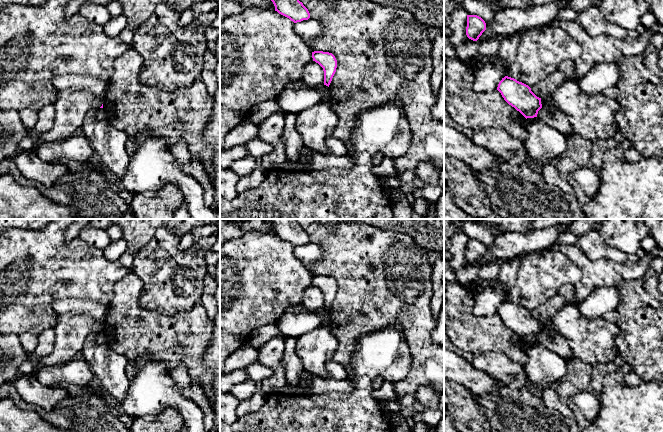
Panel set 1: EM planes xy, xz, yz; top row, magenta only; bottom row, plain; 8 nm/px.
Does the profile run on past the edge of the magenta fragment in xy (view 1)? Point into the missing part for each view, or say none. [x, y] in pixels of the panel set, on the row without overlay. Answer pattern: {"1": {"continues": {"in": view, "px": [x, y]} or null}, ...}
{"1": {"continues": null}}

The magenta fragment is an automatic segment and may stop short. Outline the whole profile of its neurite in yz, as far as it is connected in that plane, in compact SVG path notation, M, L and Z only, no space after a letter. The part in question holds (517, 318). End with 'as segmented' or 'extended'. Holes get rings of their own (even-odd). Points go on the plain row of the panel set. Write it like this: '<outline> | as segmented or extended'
M508 300L502 302L497 314L504 324L526 343L537 341L538 335L542 332L541 322L537 321L528 309L514 302Z | as segmented

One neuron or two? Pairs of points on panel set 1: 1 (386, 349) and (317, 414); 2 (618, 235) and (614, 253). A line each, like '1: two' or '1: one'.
1: one
2: two

